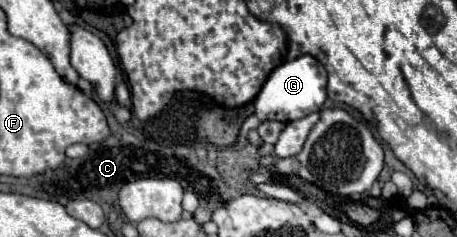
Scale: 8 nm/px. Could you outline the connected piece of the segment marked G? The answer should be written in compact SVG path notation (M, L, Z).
M301 55L293 61L285 61L269 73L259 95L255 97L255 101L253 101L255 117L259 121L275 119L281 123L303 119L305 115L319 111L323 107L323 103L327 99L325 87L327 87L327 73L325 73L325 67L315 57Z

